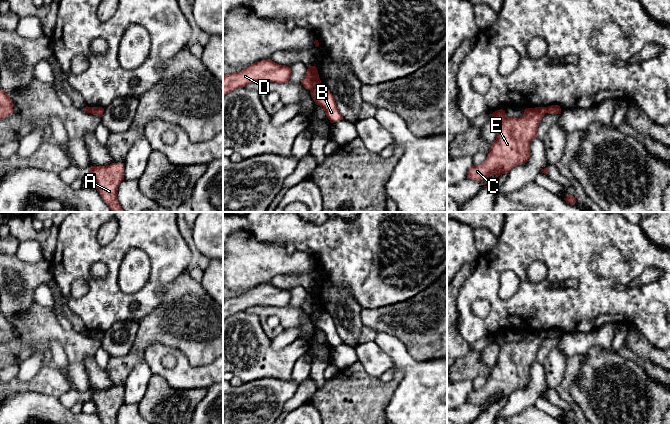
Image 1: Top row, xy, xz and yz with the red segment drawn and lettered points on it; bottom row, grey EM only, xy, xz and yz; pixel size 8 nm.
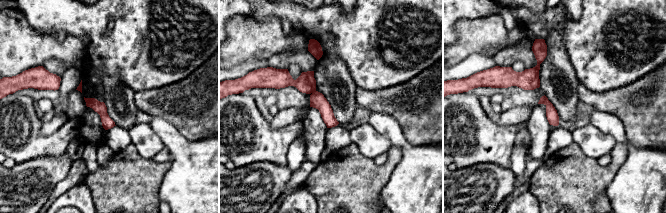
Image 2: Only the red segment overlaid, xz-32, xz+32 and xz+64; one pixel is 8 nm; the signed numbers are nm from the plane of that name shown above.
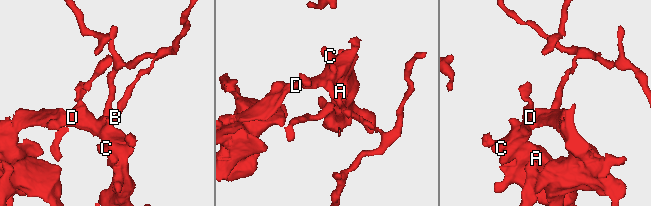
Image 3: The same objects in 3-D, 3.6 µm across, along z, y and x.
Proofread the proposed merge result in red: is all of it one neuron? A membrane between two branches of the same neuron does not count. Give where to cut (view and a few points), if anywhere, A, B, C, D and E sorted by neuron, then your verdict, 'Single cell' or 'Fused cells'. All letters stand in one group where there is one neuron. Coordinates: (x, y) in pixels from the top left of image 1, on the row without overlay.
Split along xz (319, 308), (310, 314). Groups: A C D E / B. Fused cells

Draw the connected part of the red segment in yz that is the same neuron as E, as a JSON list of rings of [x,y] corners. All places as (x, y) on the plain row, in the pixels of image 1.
[[[546,331],[526,332],[520,342],[508,342],[505,334],[493,336],[492,341],[499,345],[499,355],[492,367],[485,385],[472,390],[467,402],[483,406],[491,398],[497,403],[501,398],[525,388],[530,382],[530,367],[537,361],[537,352],[542,341],[547,338]]]

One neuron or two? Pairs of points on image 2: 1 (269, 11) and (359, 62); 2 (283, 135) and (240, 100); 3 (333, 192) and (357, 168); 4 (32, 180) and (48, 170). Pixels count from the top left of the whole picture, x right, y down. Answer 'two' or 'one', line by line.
1: one
2: one
3: one
4: one

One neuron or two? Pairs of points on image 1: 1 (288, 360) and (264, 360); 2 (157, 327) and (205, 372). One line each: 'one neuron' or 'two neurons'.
1: one neuron
2: two neurons

